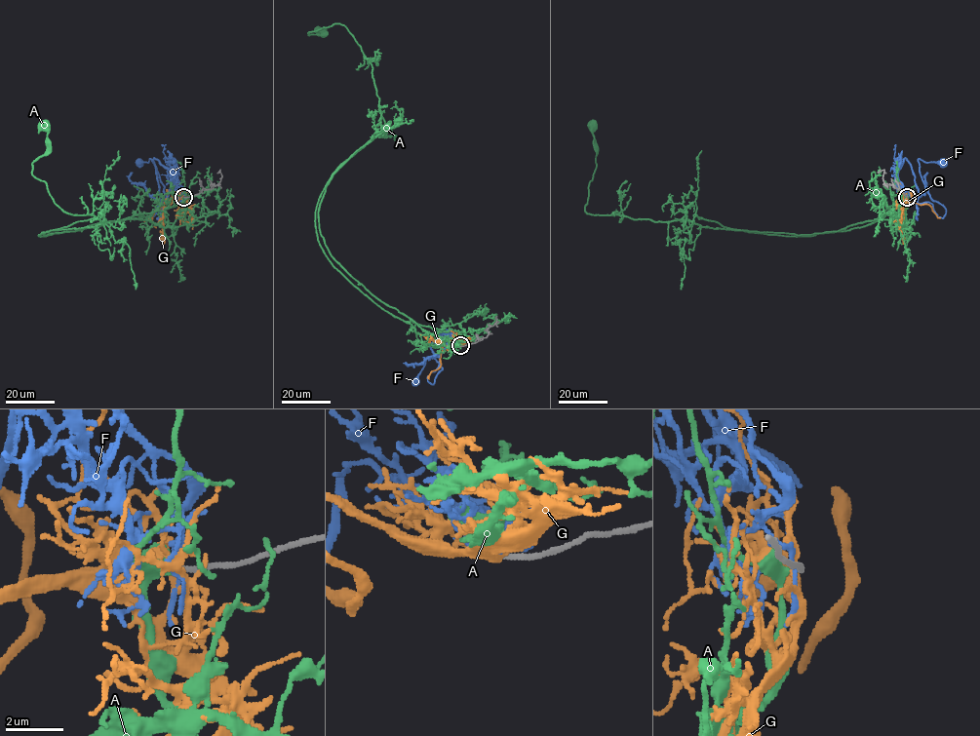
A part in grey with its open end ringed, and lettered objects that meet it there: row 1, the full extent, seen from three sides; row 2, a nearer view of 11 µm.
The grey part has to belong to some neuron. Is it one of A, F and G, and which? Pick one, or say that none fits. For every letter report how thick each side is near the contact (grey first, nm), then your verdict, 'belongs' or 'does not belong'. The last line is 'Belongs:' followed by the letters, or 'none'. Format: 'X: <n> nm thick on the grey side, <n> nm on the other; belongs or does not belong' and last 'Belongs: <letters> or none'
A: 190 nm thick on the grey side, 170 nm on the other; belongs
F: 220 nm thick on the grey side, 160 nm on the other; does not belong
G: 200 nm thick on the grey side, 160 nm on the other; does not belong
Belongs: A

